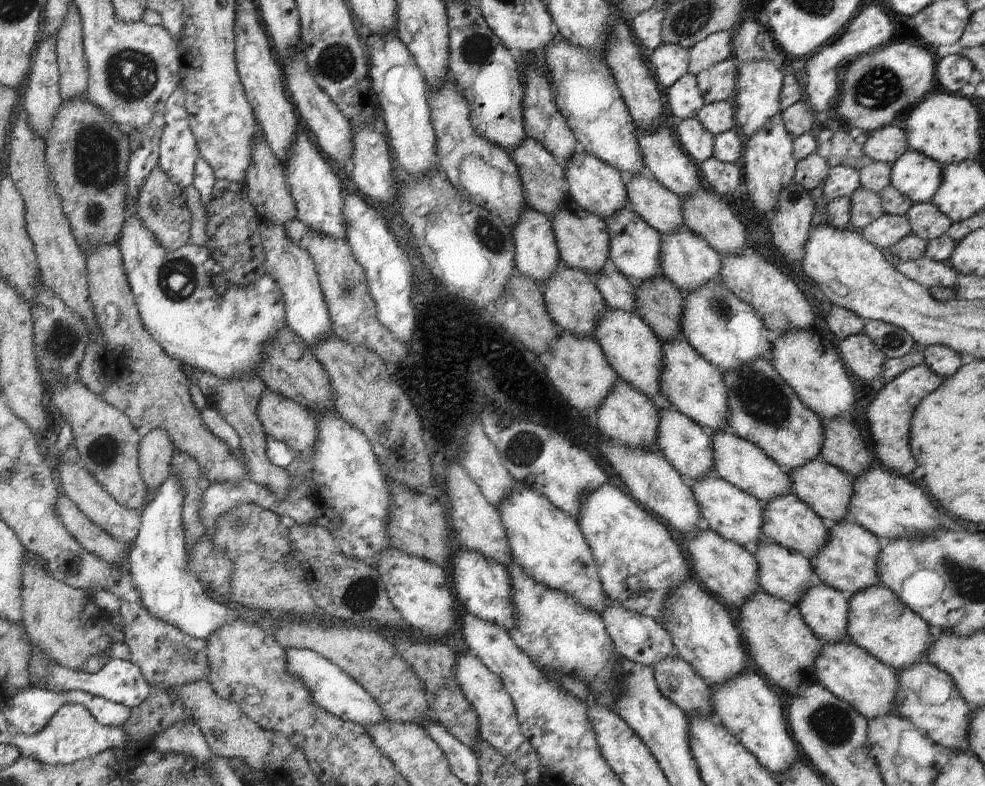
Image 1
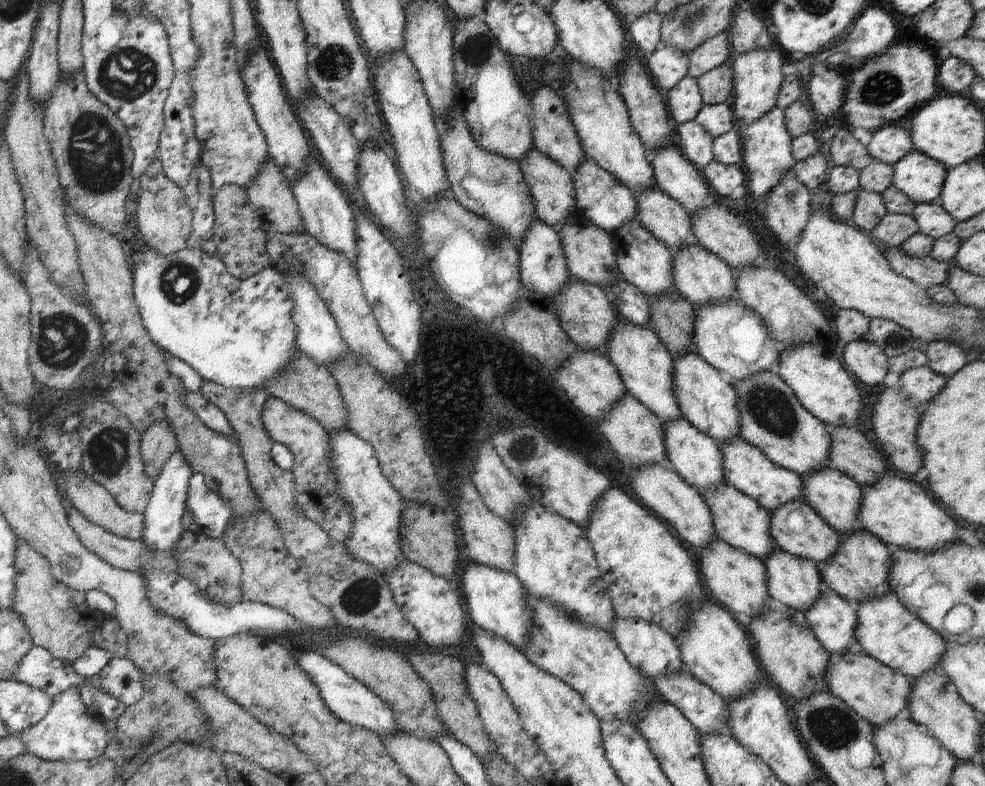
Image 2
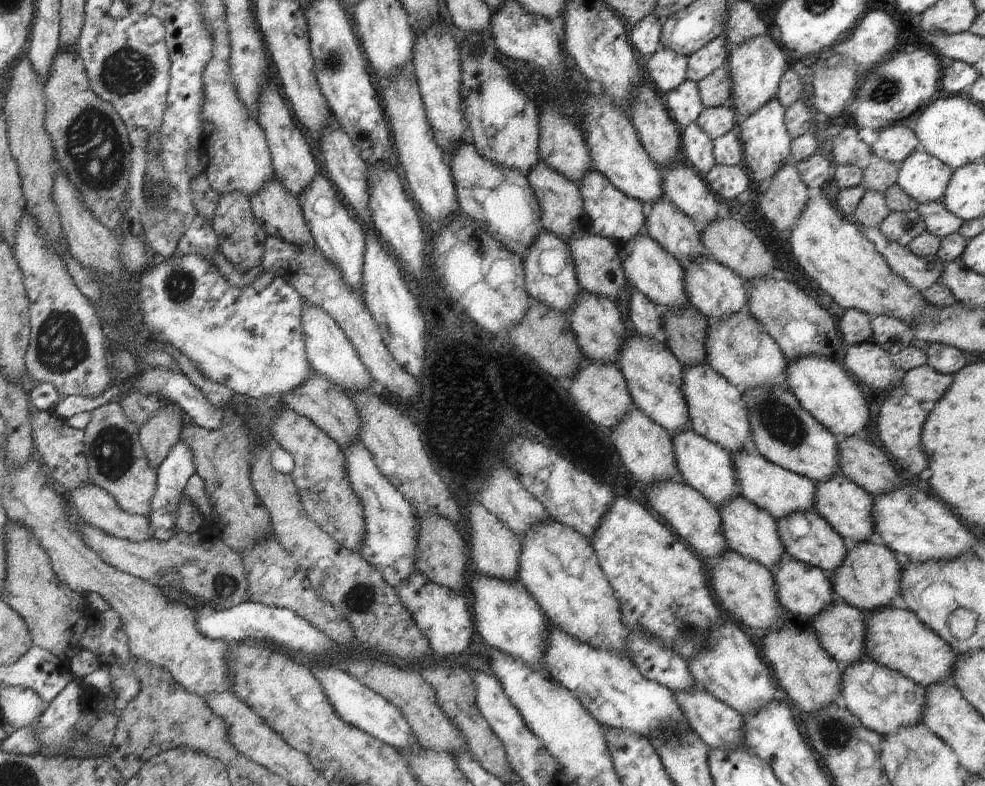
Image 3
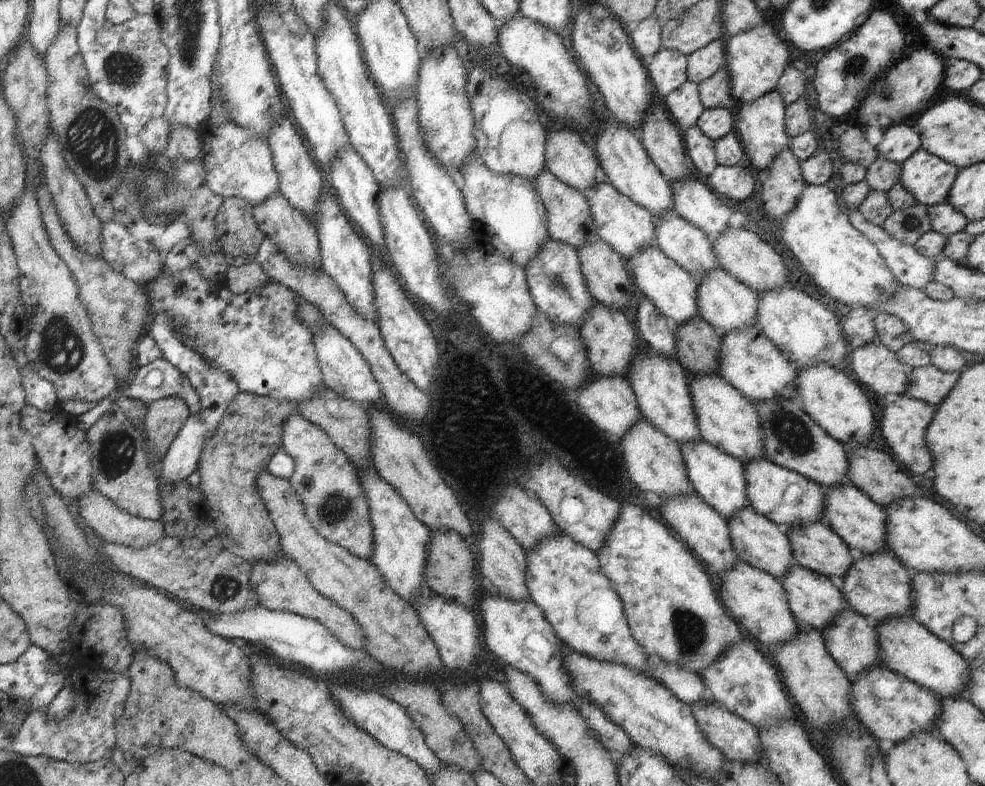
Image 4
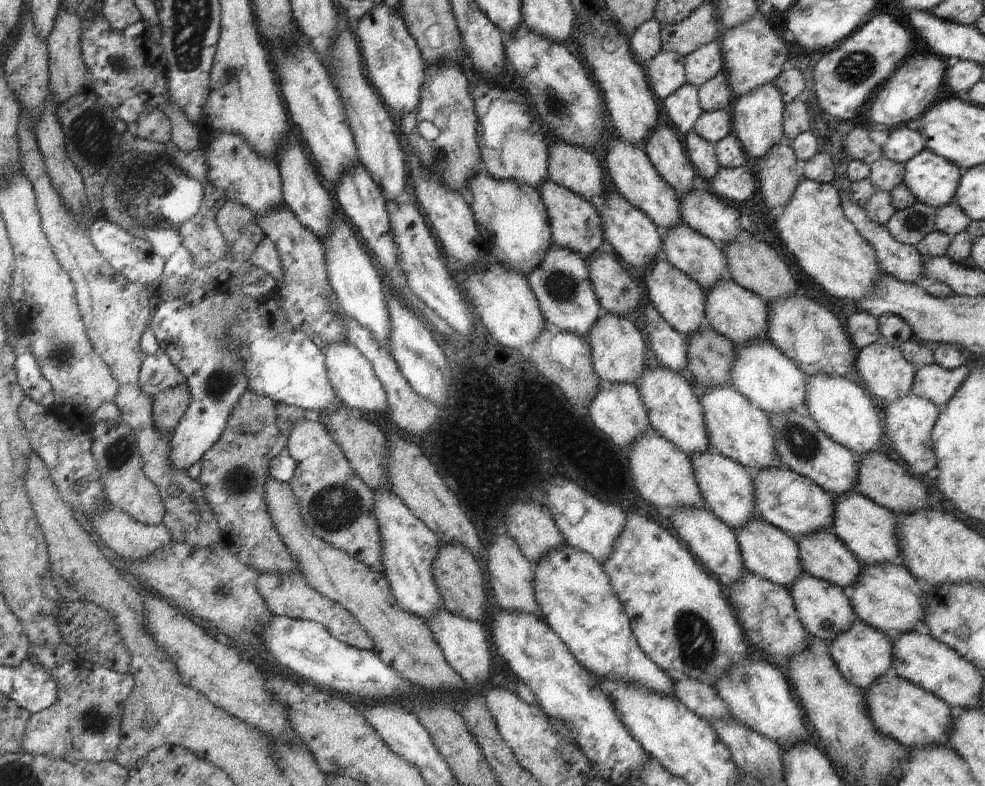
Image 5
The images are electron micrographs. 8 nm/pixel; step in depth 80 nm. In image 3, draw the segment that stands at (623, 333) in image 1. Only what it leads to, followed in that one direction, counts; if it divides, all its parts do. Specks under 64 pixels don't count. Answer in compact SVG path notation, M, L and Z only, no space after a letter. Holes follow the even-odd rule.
M640 334L626 337L623 345L619 348L616 365L626 379L635 406L646 416L649 416L670 434L690 429L687 404L681 389L683 364L668 350L665 343Z

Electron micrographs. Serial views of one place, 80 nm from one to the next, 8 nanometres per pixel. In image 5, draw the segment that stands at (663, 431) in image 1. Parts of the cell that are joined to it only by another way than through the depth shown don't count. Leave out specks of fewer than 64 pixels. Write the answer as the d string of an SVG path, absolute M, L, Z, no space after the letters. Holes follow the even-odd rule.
M711 449L695 455L688 455L693 473L706 501L707 507L733 530L743 527L748 521L760 520L760 513L755 508L755 493L752 470L743 464Z

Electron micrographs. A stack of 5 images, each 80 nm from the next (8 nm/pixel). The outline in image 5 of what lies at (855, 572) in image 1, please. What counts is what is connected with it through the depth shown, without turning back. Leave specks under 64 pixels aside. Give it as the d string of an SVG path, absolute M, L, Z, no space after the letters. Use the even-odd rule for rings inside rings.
M862 563L858 579L843 591L849 597L855 616L879 631L894 635L912 632L915 631L916 622L923 621L926 596L918 579L904 567L892 563Z

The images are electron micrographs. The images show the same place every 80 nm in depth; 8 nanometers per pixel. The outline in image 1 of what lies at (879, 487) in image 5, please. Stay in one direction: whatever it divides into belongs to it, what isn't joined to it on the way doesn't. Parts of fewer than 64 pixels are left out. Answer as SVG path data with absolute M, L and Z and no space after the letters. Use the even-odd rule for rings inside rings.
M848 416L821 420L824 425L820 459L854 477L874 466L858 428Z

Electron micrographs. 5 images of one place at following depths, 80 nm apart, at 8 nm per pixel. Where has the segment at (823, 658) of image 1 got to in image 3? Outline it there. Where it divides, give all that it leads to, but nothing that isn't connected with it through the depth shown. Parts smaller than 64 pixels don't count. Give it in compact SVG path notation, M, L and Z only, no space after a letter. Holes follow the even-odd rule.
M863 657L849 665L841 665L841 683L838 698L860 722L880 736L894 732L898 727L920 723L923 715L925 690L898 671Z

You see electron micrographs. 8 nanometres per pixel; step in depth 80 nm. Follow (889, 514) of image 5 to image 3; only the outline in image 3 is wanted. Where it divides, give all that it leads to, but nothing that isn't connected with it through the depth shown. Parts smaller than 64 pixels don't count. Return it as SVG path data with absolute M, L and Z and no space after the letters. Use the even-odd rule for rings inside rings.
M842 474L815 482L813 509L849 544L877 539L872 514L872 496Z

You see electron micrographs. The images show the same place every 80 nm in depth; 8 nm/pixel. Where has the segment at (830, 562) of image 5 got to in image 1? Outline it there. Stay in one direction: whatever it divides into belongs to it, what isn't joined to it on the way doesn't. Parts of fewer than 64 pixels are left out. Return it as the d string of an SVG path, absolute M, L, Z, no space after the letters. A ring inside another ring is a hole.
M793 492L778 495L762 505L762 532L770 542L785 546L788 550L802 553L807 558L815 555L827 543L827 523Z

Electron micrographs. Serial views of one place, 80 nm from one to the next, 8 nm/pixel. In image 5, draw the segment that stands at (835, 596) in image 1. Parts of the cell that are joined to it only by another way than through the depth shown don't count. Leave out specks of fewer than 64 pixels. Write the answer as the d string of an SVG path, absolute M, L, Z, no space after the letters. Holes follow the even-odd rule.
M855 618L847 631L841 632L830 641L830 656L842 676L853 685L864 690L871 687L876 679L889 677L891 672L892 645L884 632L866 624L862 619Z

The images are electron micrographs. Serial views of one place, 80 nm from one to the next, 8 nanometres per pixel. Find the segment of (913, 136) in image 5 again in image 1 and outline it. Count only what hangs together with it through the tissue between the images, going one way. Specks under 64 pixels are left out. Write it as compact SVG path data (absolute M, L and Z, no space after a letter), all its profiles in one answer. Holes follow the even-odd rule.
M885 126L866 134L862 142L863 153L873 161L895 163L902 154L910 150L904 130Z

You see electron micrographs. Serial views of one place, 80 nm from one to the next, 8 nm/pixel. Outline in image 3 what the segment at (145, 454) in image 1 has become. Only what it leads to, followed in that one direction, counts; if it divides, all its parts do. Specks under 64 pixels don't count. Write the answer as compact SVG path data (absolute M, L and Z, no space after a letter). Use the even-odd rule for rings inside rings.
M172 403L160 409L139 428L140 444L154 470L157 470L172 448L179 443L185 419L183 410Z

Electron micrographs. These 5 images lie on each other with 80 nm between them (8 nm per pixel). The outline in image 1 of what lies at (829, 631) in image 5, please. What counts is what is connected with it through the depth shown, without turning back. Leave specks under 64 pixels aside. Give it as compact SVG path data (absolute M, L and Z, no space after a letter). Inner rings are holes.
M766 537L759 540L753 555L759 568L760 586L776 598L783 598L789 603L797 604L797 600L803 595L803 592L817 581L815 572L806 556L788 550L778 543L770 542Z

